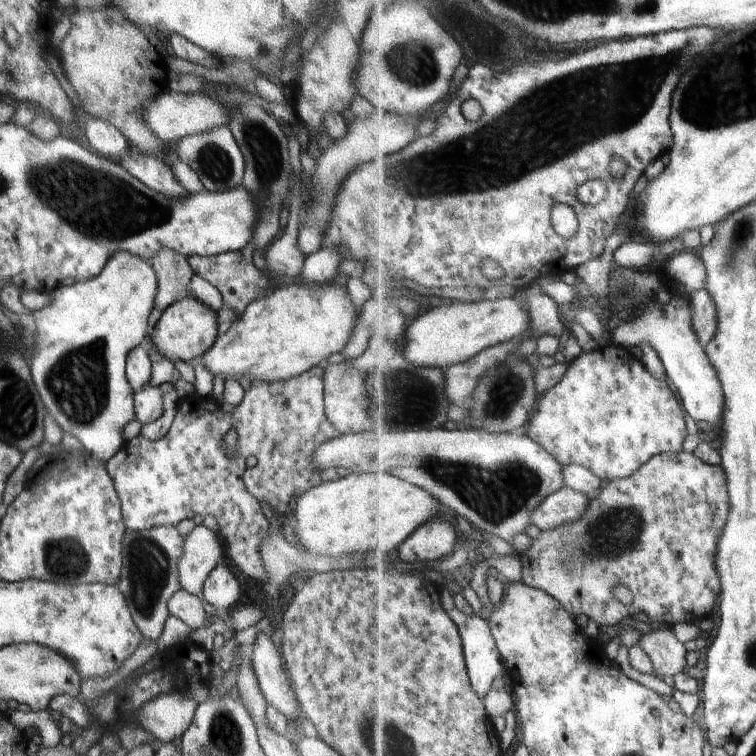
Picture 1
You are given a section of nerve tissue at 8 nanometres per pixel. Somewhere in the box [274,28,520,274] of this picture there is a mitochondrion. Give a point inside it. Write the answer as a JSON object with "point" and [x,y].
{"point":[414,64]}

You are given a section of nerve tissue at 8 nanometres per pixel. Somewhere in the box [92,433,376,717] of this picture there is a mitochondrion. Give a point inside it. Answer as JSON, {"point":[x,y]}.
{"point":[148,564]}

